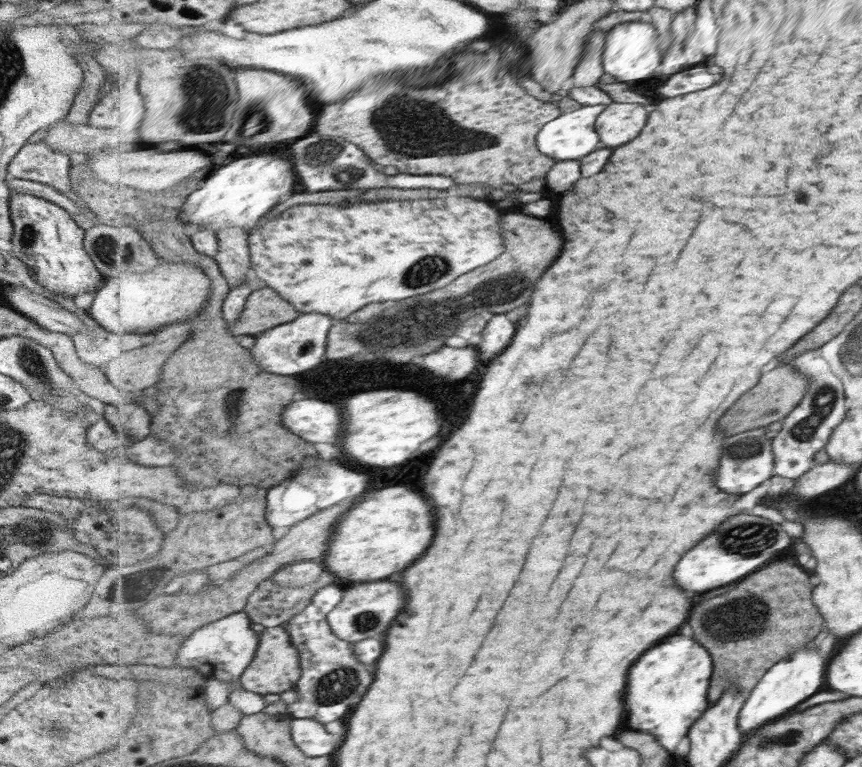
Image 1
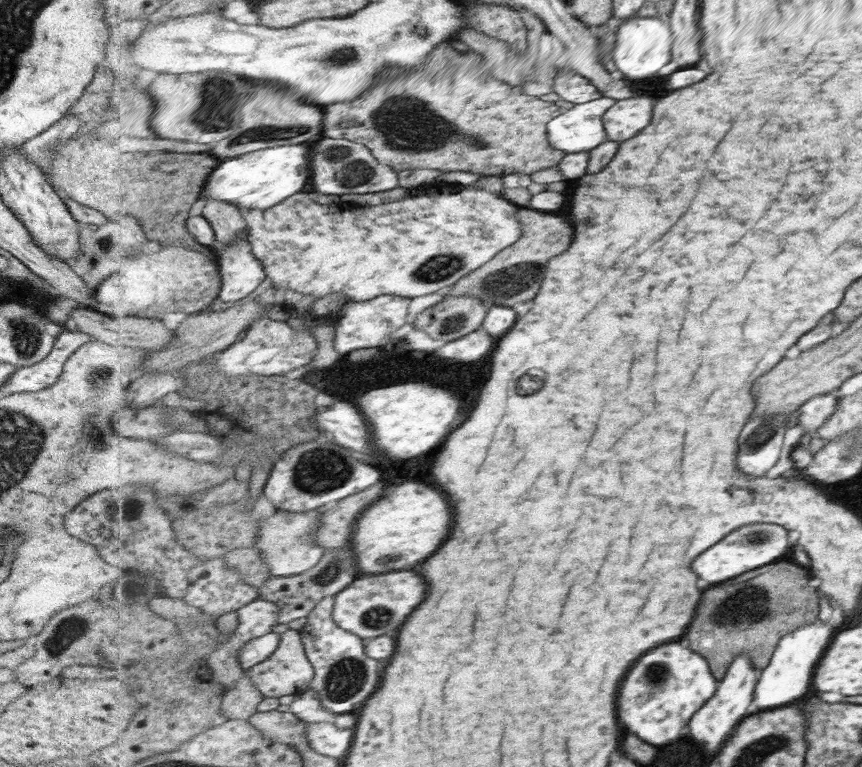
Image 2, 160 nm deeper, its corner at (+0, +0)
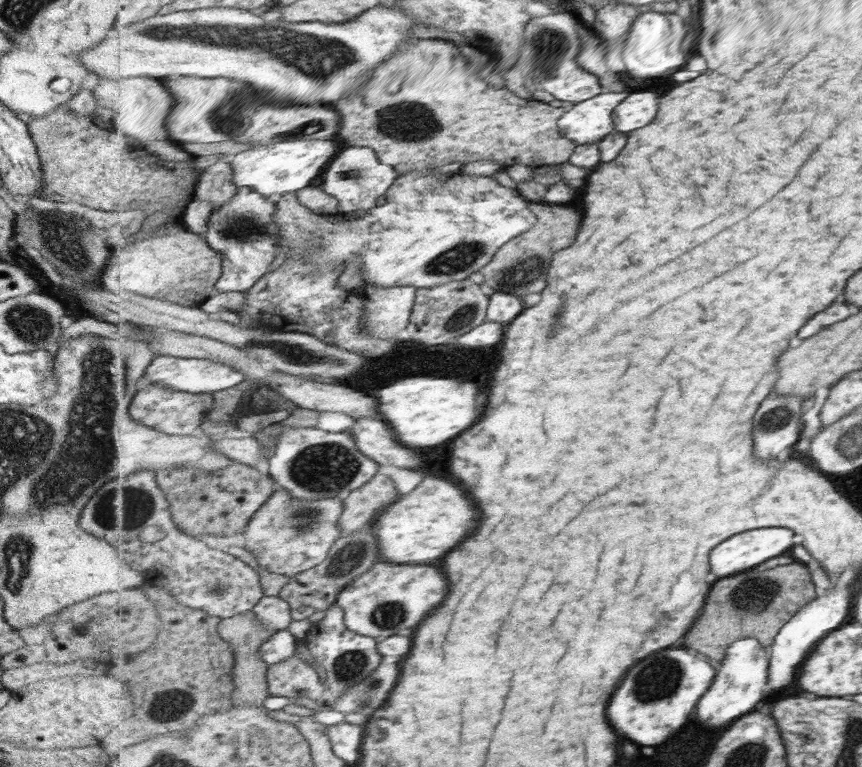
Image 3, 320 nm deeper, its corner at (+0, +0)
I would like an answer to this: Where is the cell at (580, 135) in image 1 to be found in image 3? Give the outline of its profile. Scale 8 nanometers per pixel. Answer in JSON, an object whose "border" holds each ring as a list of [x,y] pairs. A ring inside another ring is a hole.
{"border":[[[606,90],[589,100],[573,104],[559,119],[562,135],[574,140],[578,146],[600,143],[616,130],[614,112],[630,93],[629,90]]]}

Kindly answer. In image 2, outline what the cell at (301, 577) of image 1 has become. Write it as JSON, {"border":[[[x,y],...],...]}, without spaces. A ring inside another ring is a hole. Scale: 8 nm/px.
{"border":[[[275,509],[276,511],[269,518],[260,520],[260,531],[256,534],[254,548],[260,550],[262,558],[275,577],[292,577],[310,571],[319,564],[327,551],[315,540],[315,532],[320,529],[325,509],[315,509],[309,512]]]}

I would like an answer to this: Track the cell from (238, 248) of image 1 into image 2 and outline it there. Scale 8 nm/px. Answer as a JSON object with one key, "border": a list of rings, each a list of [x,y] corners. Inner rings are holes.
{"border":[[[207,199],[202,215],[209,220],[209,224],[216,234],[218,246],[223,248],[233,246],[233,242],[239,238],[239,234],[247,230],[247,222],[243,218],[245,212],[241,208],[237,208],[235,204]]]}

